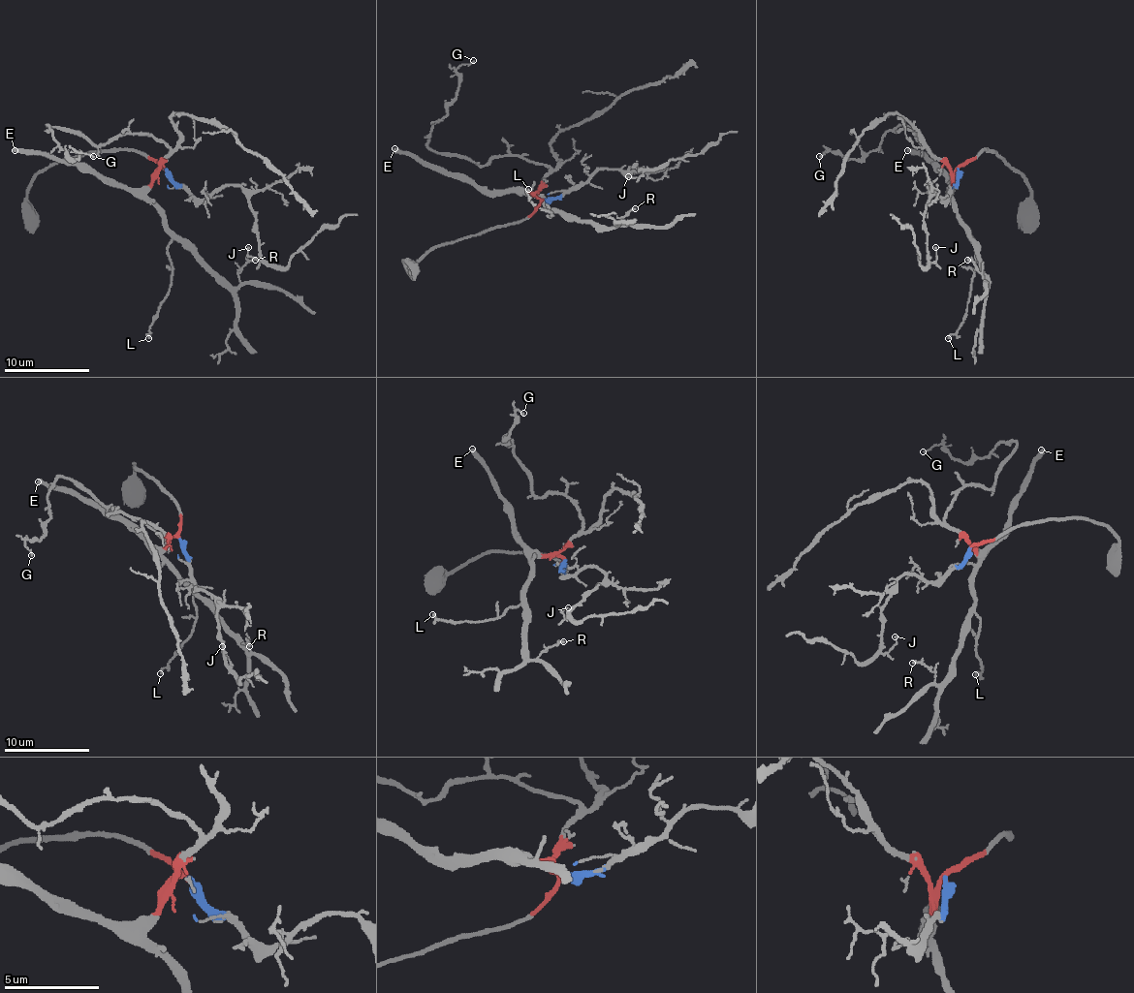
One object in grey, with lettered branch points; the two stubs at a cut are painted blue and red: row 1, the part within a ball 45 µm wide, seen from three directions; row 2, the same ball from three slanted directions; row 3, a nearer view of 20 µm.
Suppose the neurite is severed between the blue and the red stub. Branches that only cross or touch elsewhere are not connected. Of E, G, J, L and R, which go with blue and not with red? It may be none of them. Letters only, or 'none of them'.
J

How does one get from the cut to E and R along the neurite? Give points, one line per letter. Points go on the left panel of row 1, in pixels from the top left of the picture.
E: (164, 168), (146, 187), (123, 189), (106, 184), (76, 166), (67, 166), (44, 154), (14, 150)
R: (164, 168), (155, 173), (146, 200), (162, 221), (215, 272), (236, 287), (242, 267), (256, 260)

